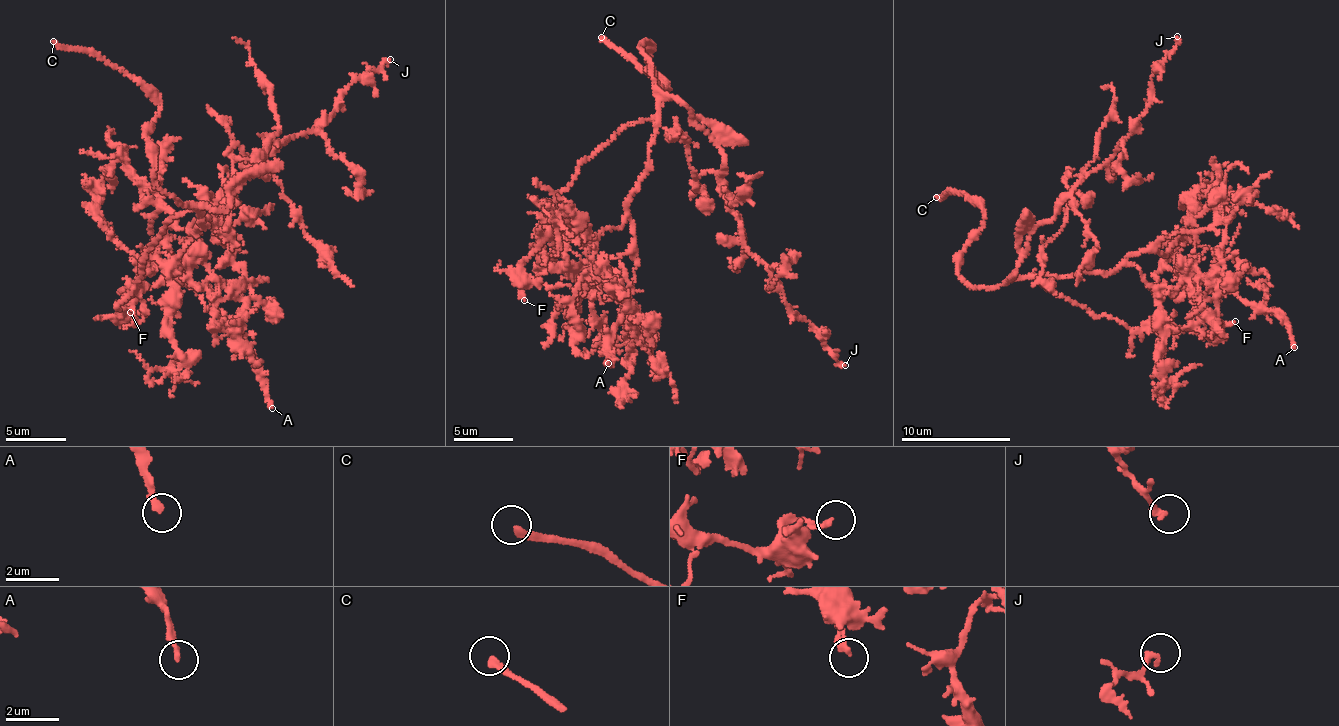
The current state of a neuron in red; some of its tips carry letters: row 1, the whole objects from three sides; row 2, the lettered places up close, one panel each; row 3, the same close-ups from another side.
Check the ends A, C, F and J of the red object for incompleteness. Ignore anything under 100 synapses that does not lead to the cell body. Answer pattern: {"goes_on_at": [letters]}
{"goes_on_at": ["C"]}

